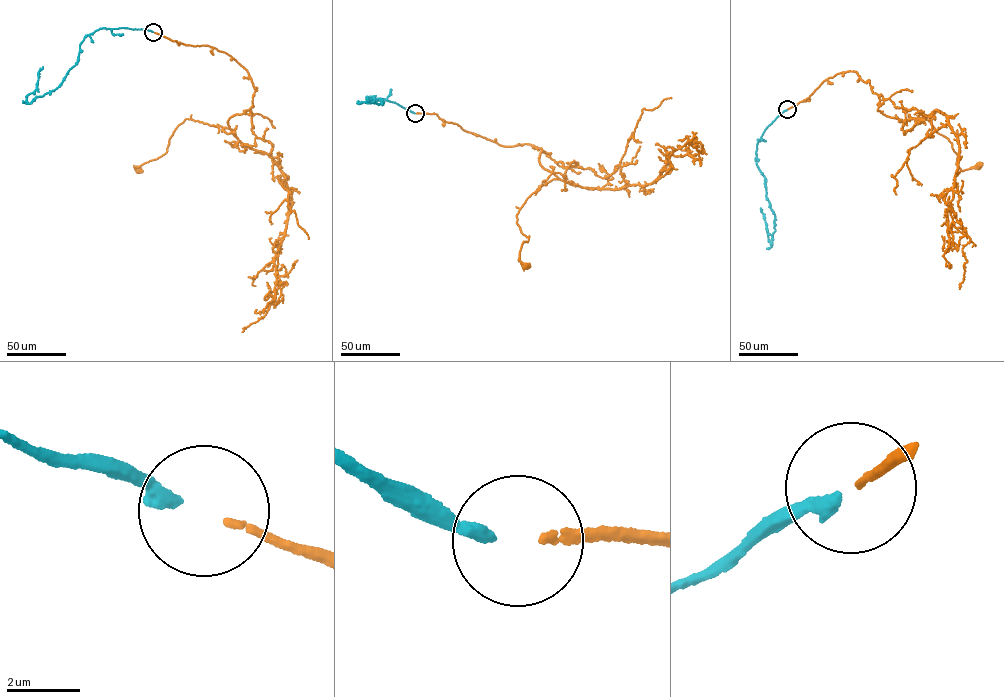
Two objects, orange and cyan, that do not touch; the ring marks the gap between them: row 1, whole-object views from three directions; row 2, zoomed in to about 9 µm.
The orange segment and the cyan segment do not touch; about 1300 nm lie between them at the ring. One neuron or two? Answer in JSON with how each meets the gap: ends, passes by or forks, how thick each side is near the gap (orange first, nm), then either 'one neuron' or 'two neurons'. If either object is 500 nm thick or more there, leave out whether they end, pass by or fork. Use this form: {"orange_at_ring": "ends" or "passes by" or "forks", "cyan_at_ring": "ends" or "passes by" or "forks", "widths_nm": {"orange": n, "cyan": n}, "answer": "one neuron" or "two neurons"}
{"orange_at_ring": "ends", "cyan_at_ring": "ends", "widths_nm": {"orange": 200, "cyan": 360}, "answer": "one neuron"}

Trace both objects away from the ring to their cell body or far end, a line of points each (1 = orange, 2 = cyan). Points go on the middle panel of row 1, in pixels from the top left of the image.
1: (416, 113), (545, 152), (539, 163), (558, 178), (517, 214), (529, 236), (519, 252), (525, 266)
2: (415, 113), (381, 98), (366, 97), (376, 101), (379, 98), (383, 103), (378, 105), (374, 101), (357, 101)

